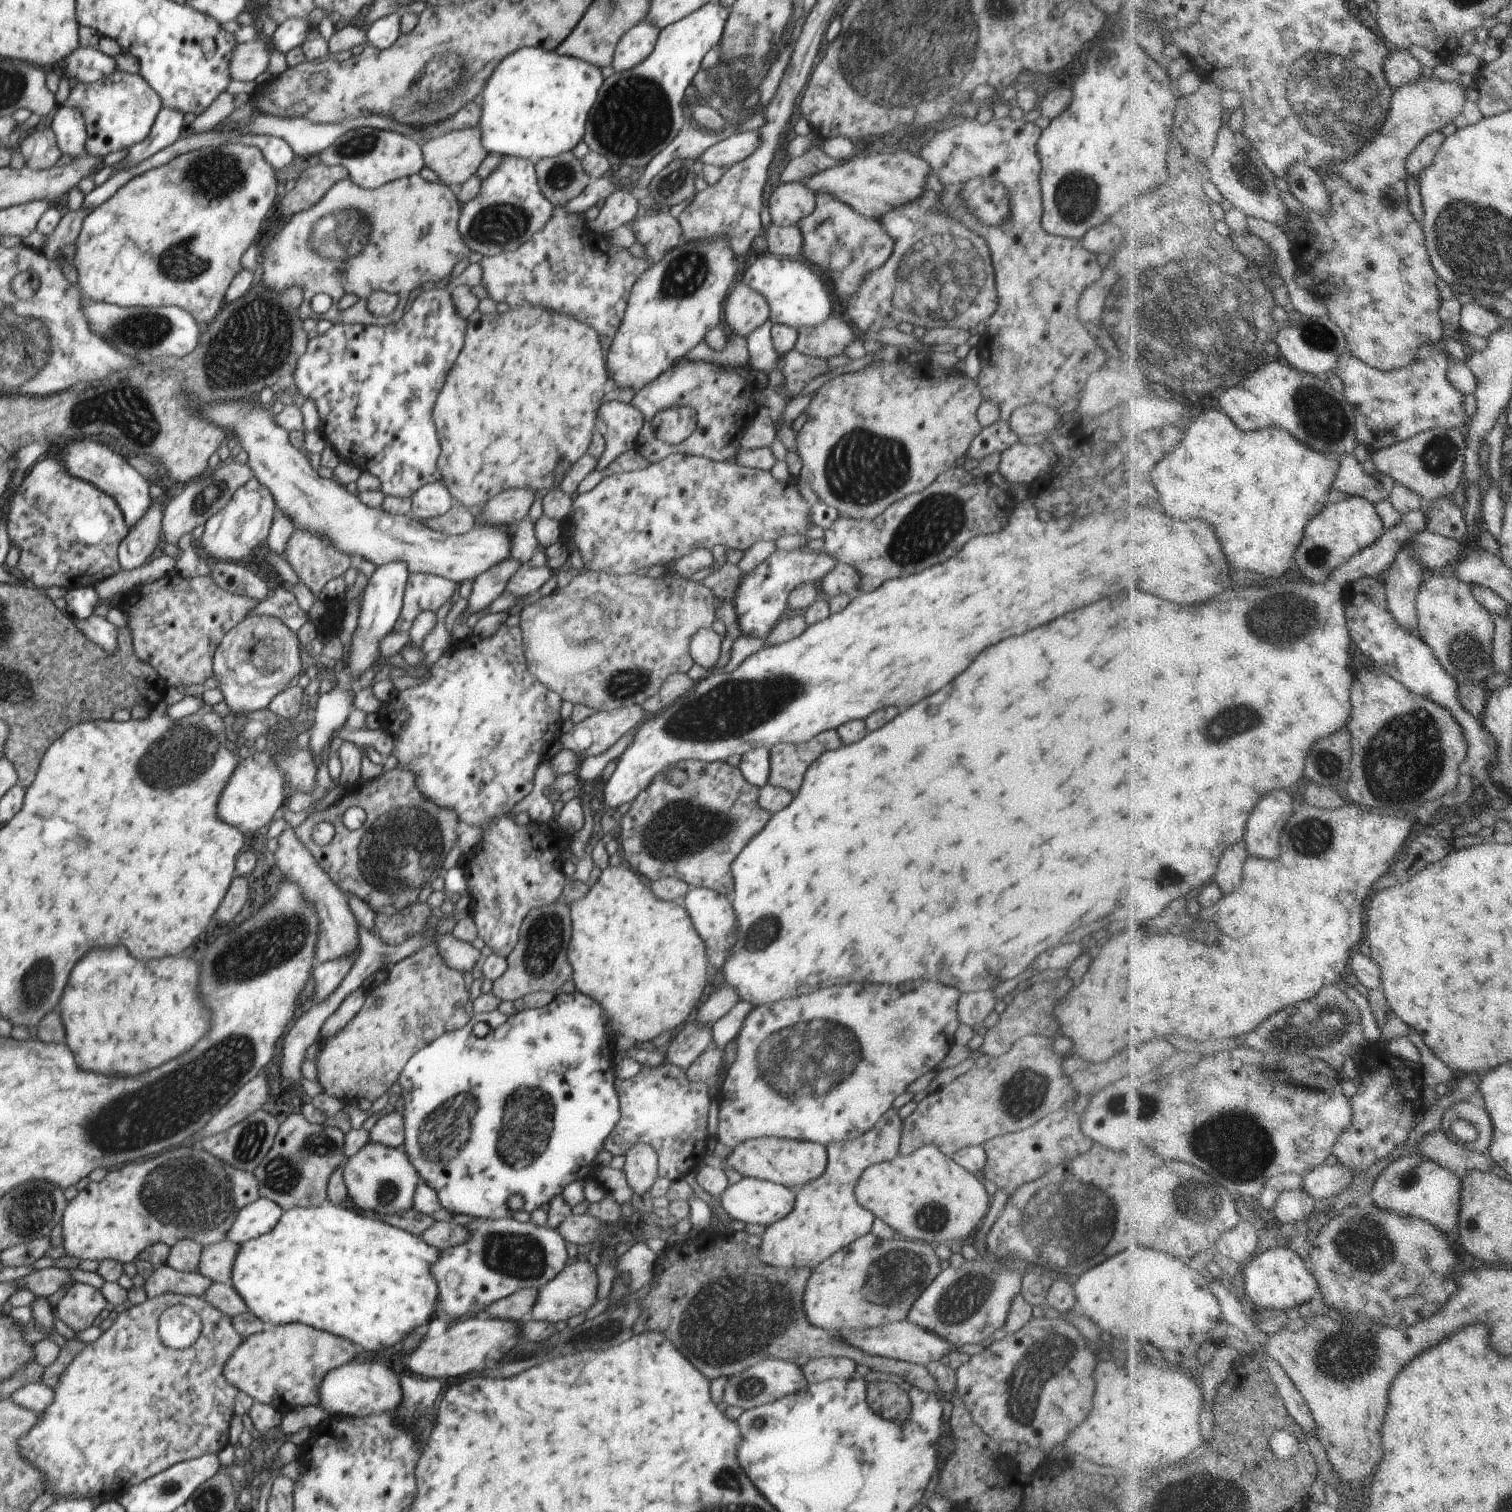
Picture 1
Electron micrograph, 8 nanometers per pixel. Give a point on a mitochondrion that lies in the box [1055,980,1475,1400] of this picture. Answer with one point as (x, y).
(1249, 1147)

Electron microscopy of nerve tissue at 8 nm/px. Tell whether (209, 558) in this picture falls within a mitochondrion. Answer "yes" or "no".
no

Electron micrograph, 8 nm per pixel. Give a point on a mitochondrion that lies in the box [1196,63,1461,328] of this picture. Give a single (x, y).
(1251, 173)

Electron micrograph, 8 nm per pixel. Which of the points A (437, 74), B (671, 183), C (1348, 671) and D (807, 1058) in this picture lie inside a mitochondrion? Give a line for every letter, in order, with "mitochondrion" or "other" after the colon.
A: mitochondrion
B: mitochondrion
C: other
D: mitochondrion

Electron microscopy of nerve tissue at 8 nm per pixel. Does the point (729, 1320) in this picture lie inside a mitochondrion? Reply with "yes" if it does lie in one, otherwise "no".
yes

